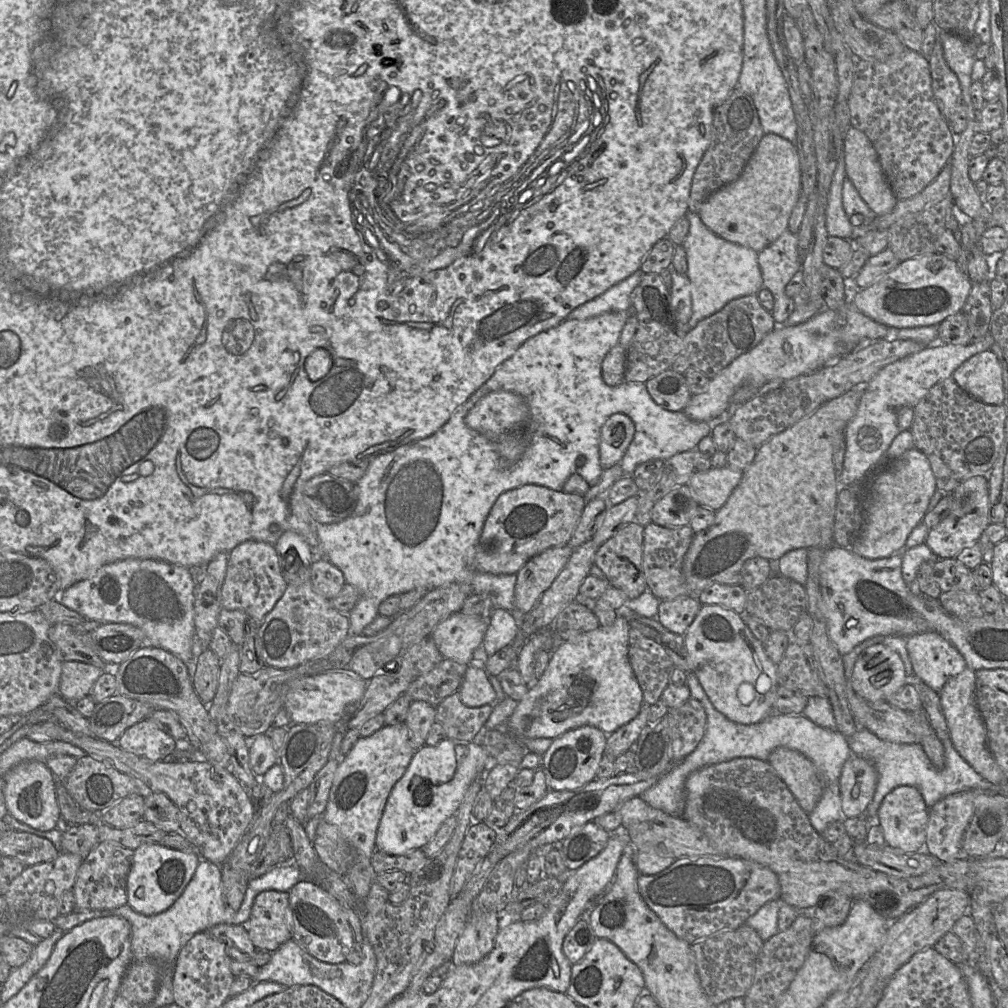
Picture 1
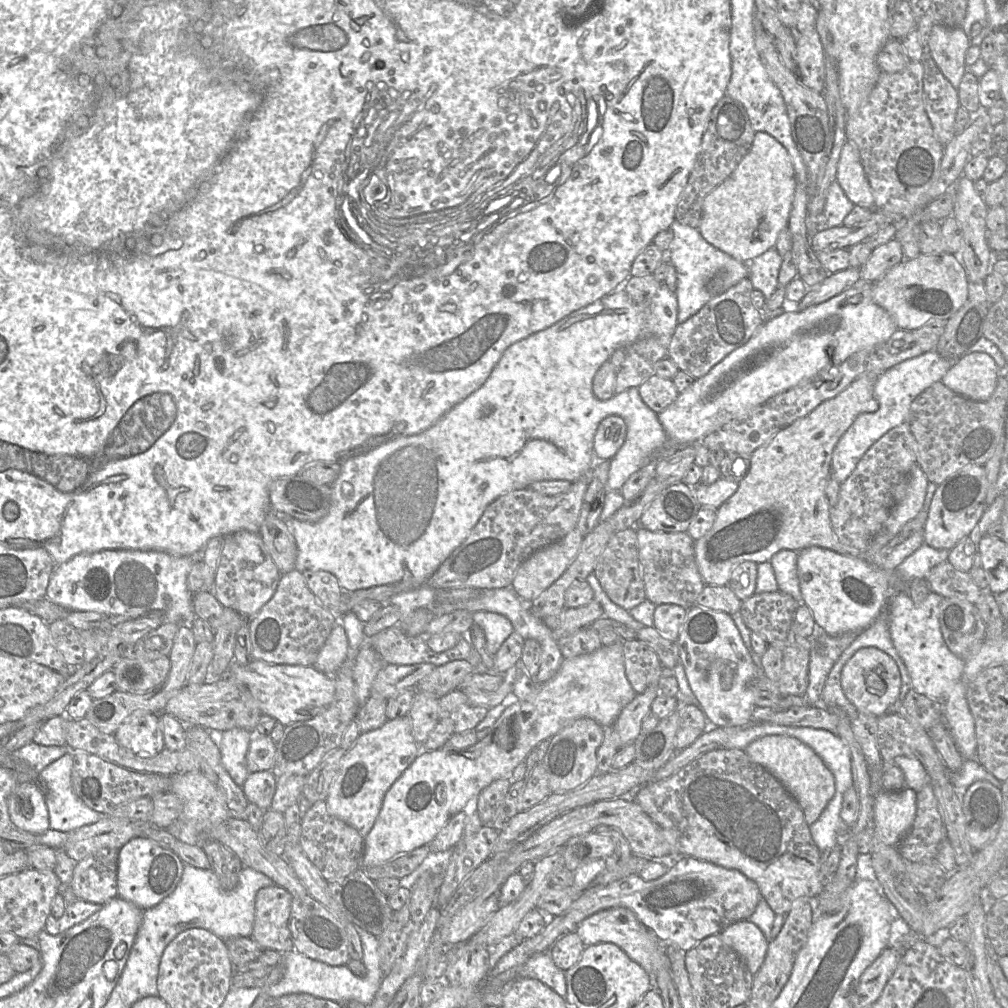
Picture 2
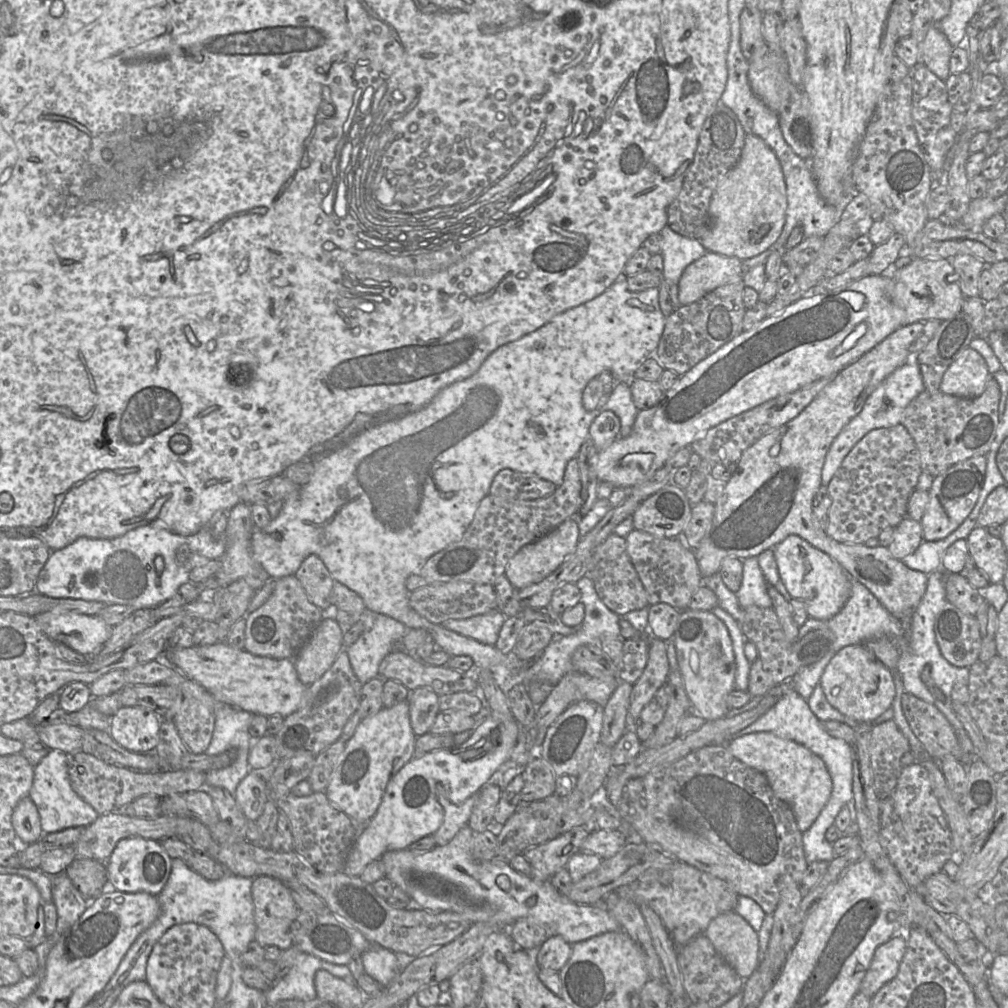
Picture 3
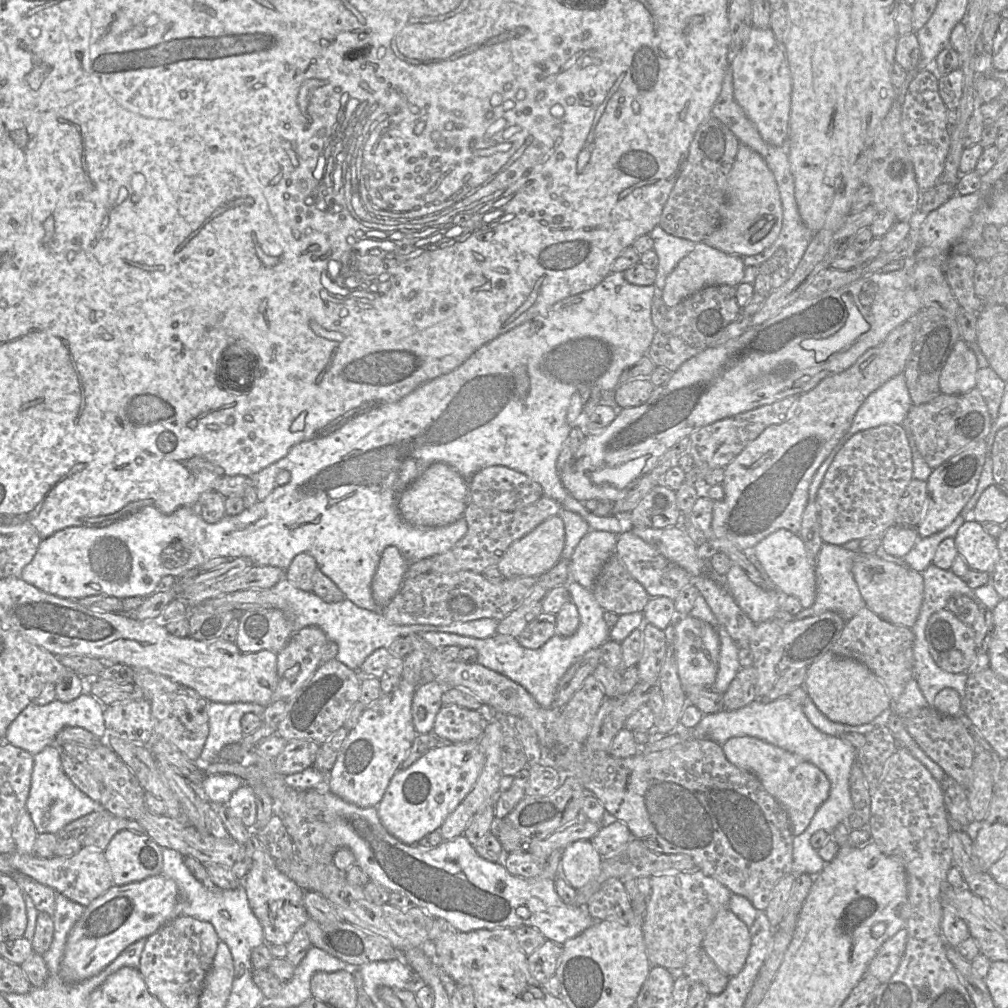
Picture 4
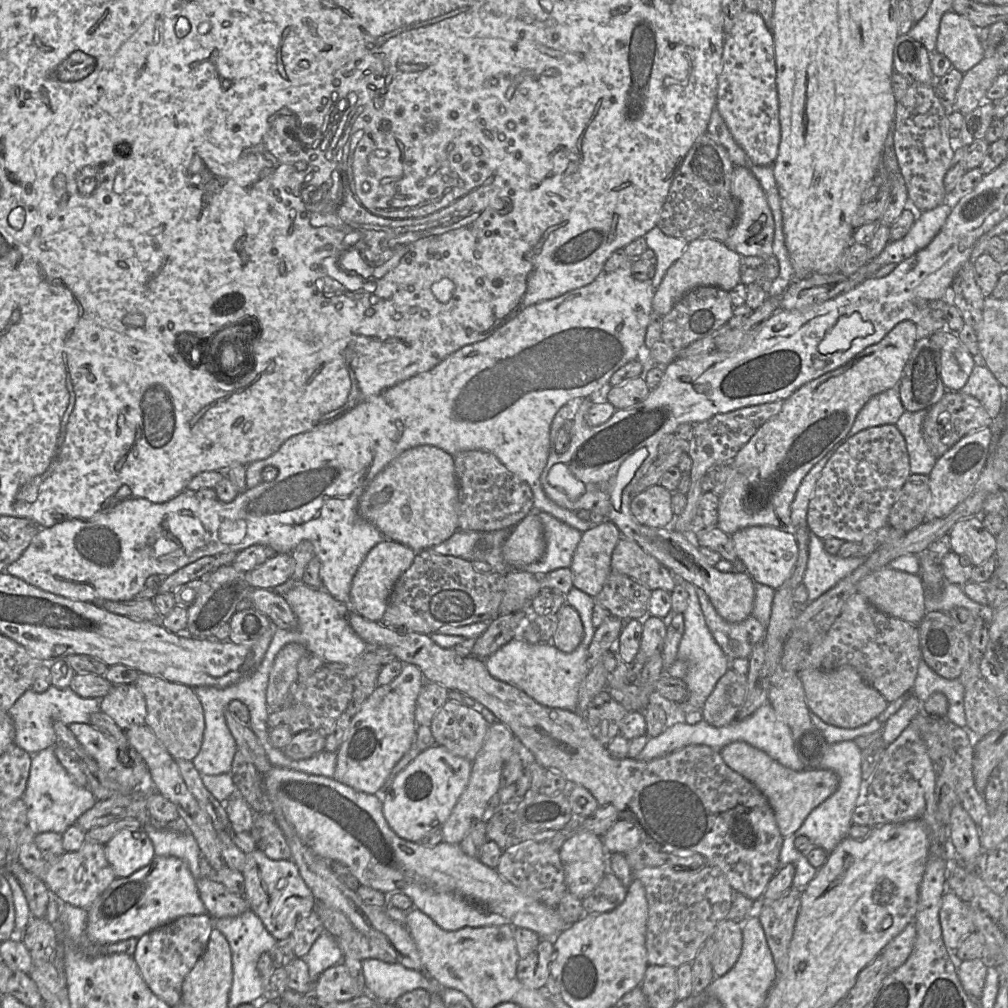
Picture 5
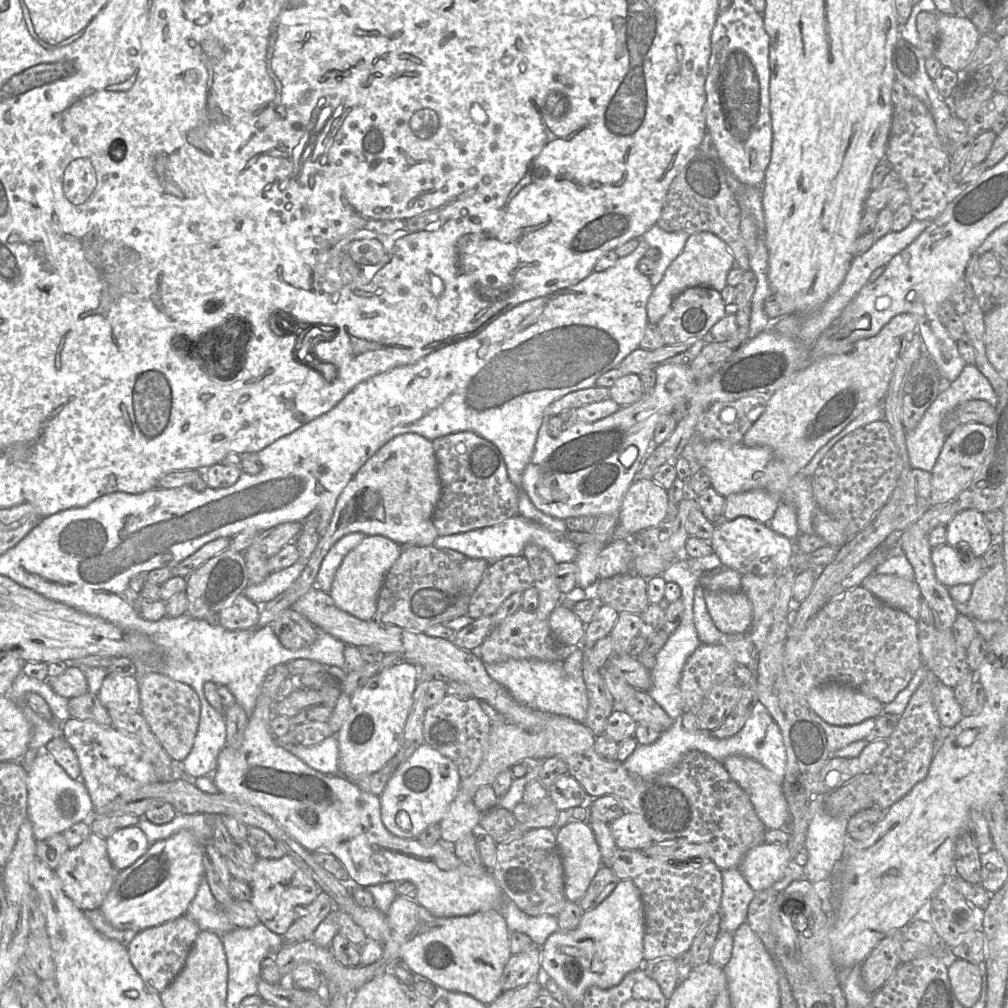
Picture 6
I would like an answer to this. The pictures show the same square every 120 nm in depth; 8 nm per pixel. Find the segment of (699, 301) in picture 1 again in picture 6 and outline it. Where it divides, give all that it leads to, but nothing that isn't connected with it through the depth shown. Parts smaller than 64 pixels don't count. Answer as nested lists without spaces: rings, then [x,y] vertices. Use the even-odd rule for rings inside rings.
[[[654,225],[643,234],[643,240],[661,252],[656,269],[649,277],[653,287],[659,284],[666,269],[682,253],[689,236],[686,232],[667,232],[658,225]]]

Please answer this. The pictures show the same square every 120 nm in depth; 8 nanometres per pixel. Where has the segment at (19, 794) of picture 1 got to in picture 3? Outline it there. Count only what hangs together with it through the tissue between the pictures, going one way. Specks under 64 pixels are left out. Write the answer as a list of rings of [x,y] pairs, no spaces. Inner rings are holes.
[[[29,795],[22,798],[16,805],[12,814],[12,825],[20,845],[35,843],[44,834],[37,807]]]

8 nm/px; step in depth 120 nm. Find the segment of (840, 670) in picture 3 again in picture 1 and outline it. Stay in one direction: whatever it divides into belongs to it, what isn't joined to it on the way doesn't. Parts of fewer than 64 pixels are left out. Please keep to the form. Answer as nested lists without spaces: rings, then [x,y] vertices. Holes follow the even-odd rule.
[[[874,644],[857,657],[851,682],[856,693],[869,703],[888,702],[906,684],[905,667],[894,650]]]

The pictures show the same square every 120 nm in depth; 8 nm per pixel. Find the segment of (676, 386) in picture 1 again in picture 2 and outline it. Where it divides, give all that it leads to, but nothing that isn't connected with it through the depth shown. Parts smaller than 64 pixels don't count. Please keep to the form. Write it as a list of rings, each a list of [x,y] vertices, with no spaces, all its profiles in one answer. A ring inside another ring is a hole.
[[[651,375],[638,386],[643,402],[659,414],[665,410],[679,395],[672,379]]]

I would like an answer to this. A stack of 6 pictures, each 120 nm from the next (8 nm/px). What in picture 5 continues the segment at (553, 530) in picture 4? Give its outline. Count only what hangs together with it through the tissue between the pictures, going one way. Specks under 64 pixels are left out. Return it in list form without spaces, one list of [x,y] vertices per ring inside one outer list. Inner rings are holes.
[[[533,509],[511,529],[502,546],[502,556],[509,567],[525,566],[538,561],[545,552],[543,525]]]

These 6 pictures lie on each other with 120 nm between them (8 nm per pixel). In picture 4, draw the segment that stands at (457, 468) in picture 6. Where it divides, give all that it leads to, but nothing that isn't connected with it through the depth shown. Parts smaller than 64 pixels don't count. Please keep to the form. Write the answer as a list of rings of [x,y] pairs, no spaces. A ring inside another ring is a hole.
[[[502,465],[482,468],[469,480],[469,503],[499,511],[515,511],[544,497],[542,486]]]

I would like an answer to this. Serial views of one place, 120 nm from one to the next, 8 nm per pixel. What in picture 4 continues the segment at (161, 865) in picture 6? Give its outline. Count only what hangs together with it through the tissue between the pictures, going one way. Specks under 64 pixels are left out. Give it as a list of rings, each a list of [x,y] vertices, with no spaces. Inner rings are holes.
[[[163,874],[122,886],[113,885],[85,908],[85,912],[69,933],[61,963],[62,977],[67,983],[73,984],[98,975],[129,945],[140,939],[148,938],[178,916],[176,882]]]

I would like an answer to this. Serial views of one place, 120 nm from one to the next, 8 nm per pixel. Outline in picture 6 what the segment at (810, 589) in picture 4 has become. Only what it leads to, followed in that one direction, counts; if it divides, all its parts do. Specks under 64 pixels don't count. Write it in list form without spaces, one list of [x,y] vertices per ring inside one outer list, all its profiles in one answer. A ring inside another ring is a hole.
[[[740,516],[733,520],[722,520],[715,525],[710,545],[720,558],[722,567],[740,574],[778,576],[792,566],[794,542],[773,531],[768,524]]]

